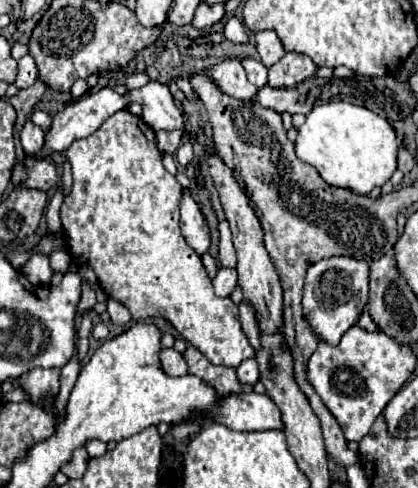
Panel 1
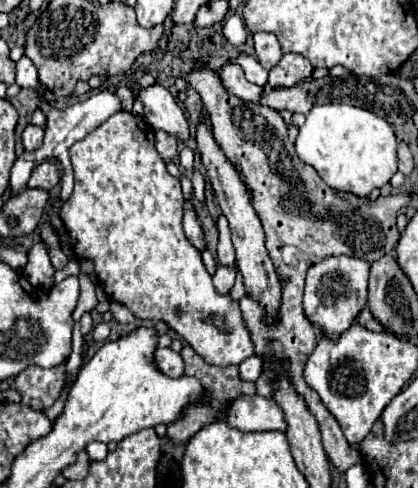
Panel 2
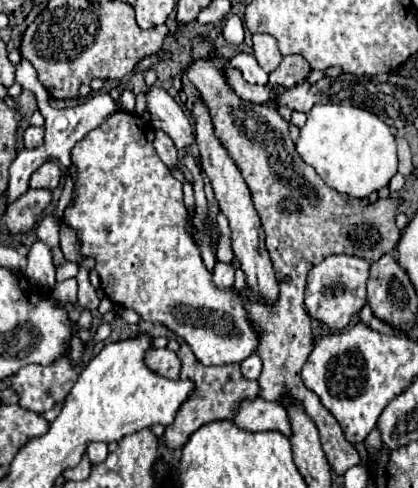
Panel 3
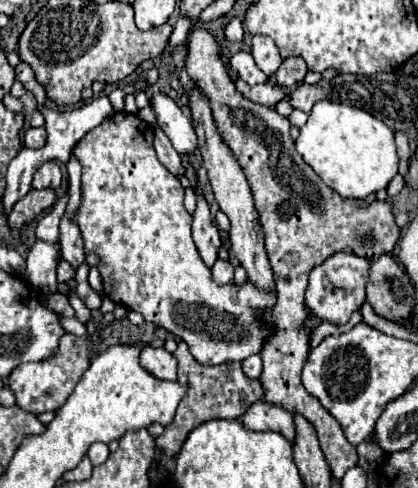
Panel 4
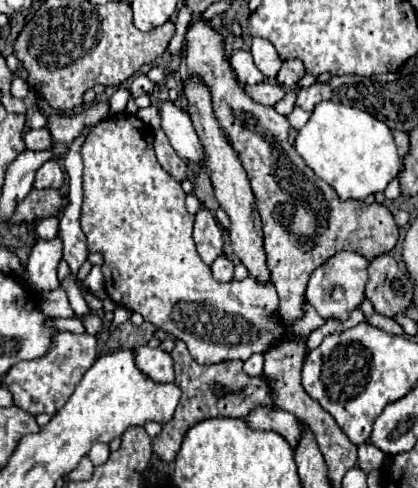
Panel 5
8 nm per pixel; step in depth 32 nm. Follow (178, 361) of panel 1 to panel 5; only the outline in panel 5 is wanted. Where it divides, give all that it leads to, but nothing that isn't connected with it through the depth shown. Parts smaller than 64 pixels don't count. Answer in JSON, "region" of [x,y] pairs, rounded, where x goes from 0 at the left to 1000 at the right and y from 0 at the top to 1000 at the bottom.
{"region":[[[335,709],[321,717],[321,738],[335,762],[344,762],[364,783],[373,787],[416,783],[416,750],[402,721],[388,721],[383,713]]]}

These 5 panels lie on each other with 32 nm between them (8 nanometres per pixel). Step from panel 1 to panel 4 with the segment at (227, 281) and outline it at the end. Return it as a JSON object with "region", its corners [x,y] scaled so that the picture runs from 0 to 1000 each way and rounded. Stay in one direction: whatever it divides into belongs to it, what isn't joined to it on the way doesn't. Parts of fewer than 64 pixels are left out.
{"region":[[[522,529],[507,545],[507,570],[522,582],[555,582],[560,578],[560,545],[545,533]]]}

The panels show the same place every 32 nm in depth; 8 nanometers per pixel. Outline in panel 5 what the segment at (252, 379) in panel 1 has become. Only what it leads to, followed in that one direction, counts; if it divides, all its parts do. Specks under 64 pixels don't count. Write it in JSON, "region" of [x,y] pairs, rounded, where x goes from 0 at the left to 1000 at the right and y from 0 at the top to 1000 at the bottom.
{"region":[[[603,725],[603,730],[584,742],[584,762],[589,762],[593,770],[622,770],[622,766],[632,762],[627,750],[632,750],[632,730],[627,730],[627,725]]]}

